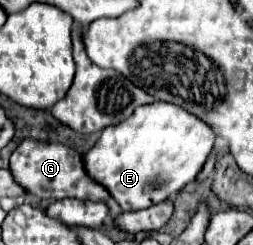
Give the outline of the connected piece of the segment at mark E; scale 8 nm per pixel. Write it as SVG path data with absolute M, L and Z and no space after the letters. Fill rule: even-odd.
M154 101L140 105L126 121L106 127L98 143L84 155L84 165L88 175L108 189L122 211L138 211L170 199L194 181L214 141L214 131L208 129L202 119L196 119L196 115L174 103Z

